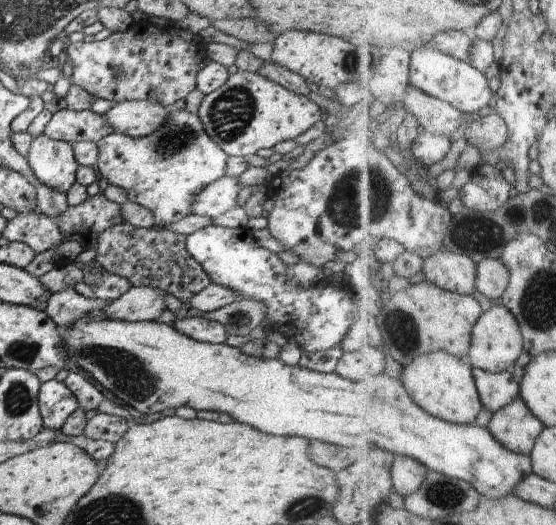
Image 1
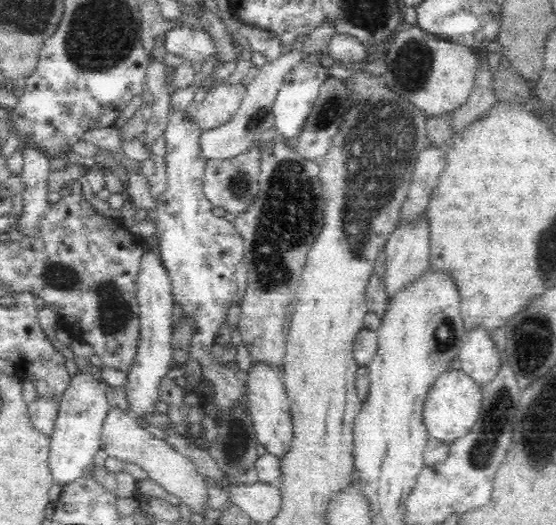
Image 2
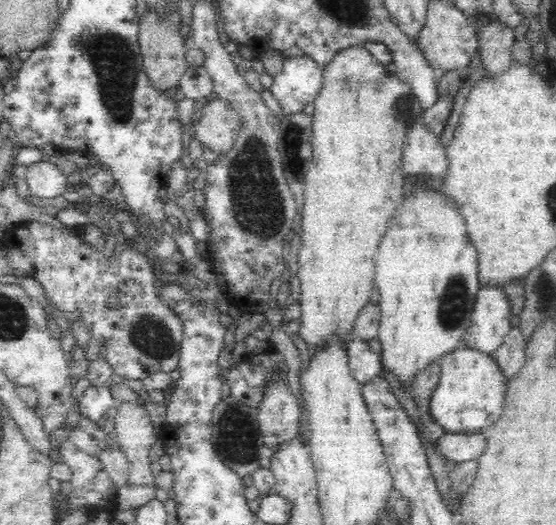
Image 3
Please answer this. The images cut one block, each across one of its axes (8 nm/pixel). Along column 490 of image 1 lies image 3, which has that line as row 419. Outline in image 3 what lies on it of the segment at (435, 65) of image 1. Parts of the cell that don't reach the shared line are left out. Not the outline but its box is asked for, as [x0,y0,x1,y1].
[78,385,117,424]

